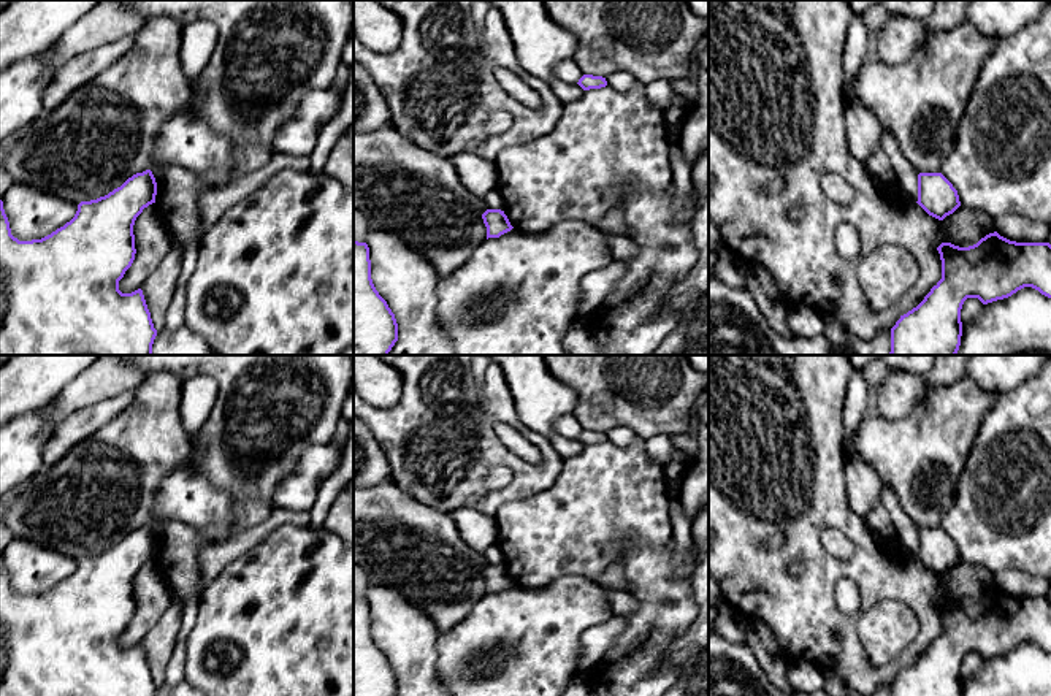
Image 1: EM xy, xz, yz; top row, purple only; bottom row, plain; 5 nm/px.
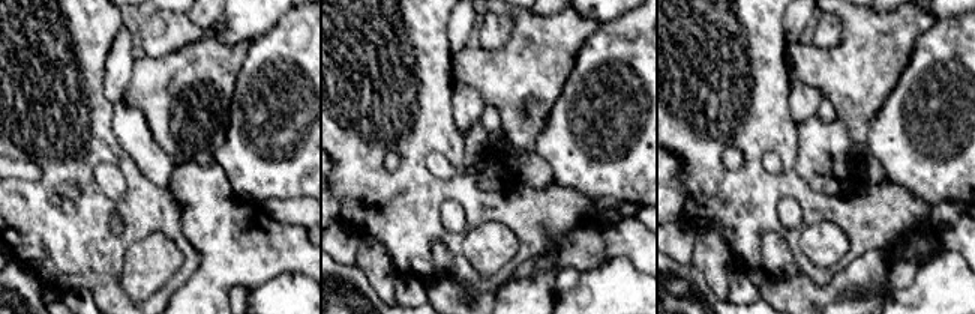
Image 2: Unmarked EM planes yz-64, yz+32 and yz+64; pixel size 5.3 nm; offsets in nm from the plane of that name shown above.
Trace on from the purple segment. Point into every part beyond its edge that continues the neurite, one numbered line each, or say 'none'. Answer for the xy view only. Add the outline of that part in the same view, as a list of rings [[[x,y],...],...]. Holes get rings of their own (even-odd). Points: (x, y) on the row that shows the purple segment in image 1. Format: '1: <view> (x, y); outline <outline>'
none

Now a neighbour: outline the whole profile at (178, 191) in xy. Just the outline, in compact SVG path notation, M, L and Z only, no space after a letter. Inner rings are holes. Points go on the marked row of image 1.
M159 165L151 171L157 182L155 206L168 224L173 243L182 252L182 268L165 315L165 330L174 331L185 322L185 285L195 271L201 239L198 203L211 185L195 171L176 165Z

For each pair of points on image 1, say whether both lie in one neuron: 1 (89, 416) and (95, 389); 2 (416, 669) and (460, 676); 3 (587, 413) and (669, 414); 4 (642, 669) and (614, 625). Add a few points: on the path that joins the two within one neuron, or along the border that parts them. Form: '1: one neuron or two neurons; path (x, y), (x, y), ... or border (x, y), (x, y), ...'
1: two neurons; border (127, 390), (75, 409), (62, 419)
2: two neurons; border (438, 634), (436, 674), (441, 679)
3: one neuron; path (607, 413), (649, 413)
4: two neurons; border (625, 617), (625, 630), (596, 661)

